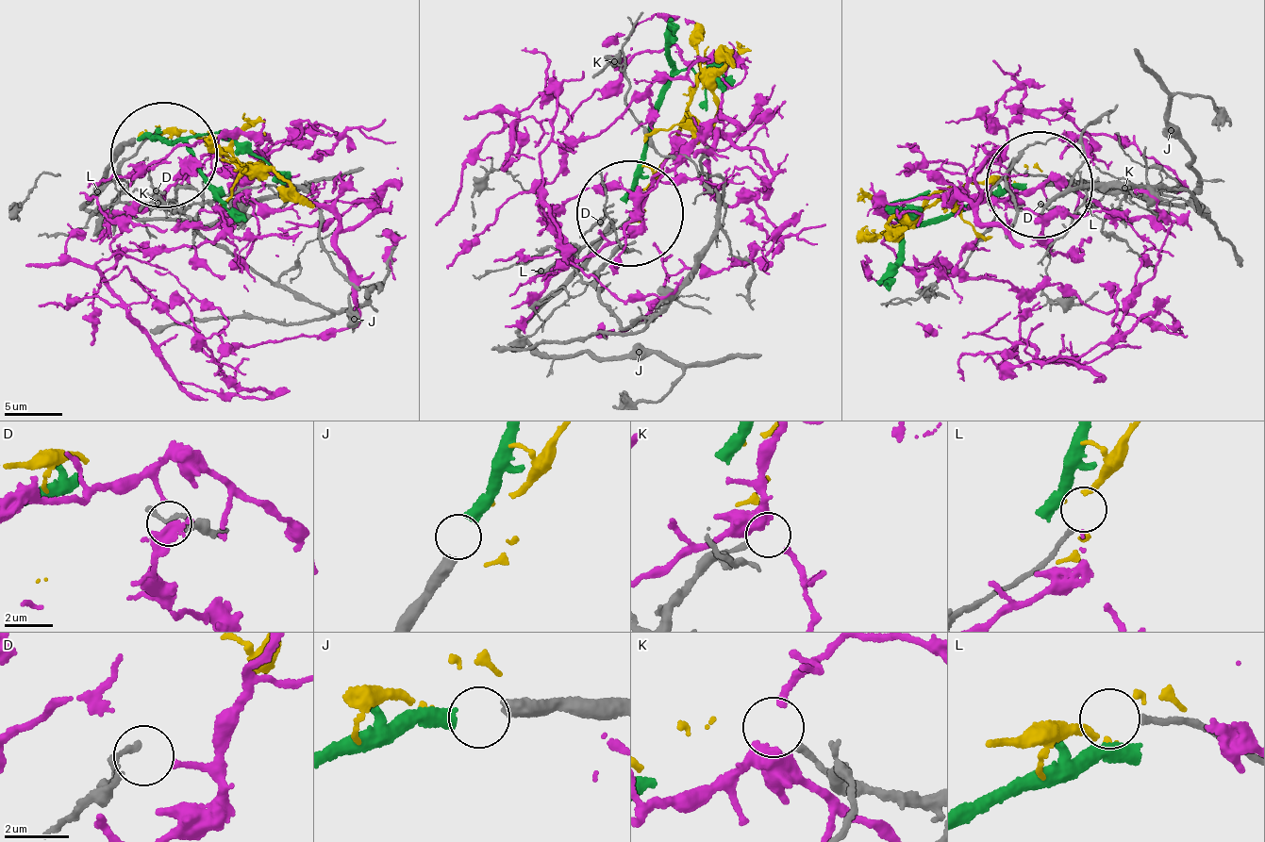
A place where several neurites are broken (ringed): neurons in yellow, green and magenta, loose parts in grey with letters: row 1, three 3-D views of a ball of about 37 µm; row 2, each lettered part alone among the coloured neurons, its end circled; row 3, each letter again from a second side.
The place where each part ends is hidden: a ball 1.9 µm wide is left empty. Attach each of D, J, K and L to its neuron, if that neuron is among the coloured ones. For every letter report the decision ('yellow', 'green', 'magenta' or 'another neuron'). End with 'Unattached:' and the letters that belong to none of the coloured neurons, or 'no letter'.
D: magenta
J: green
K: another neuron
L: another neuron
Unattached: K, L

